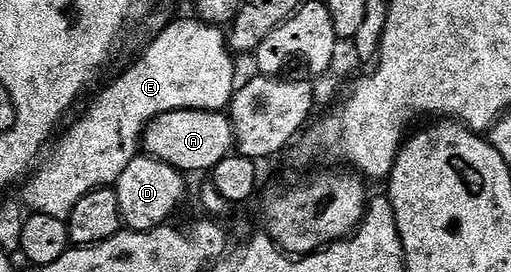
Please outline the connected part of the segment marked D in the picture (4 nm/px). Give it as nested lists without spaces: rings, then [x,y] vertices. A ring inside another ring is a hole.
[[[147,155],[135,157],[114,184],[123,228],[133,233],[141,233],[171,222],[176,208],[184,201],[184,181],[185,174],[170,163]]]

